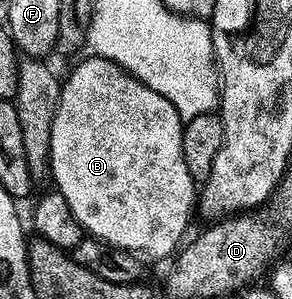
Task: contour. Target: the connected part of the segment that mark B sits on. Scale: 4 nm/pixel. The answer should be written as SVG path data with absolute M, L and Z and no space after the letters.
M89 55L87 59L69 74L68 80L66 76L63 81L60 101L54 114L54 126L50 130L48 159L50 169L52 168L52 180L56 183L53 184L55 191L60 192L62 198L66 198L66 206L70 206L74 218L85 233L89 237L95 238L99 243L113 250L123 250L133 254L145 252L148 256L170 255L169 257L171 257L181 247L182 241L185 239L184 231L188 228L188 219L191 218L192 207L196 204L196 188L198 188L197 181L192 179L190 170L186 170L186 158L182 158L182 134L185 121L180 119L180 115L174 110L171 102L162 98L162 94L158 94L158 90L150 90L150 86L146 86L141 80L134 78L124 68L119 68L109 60L103 60L101 56Z

